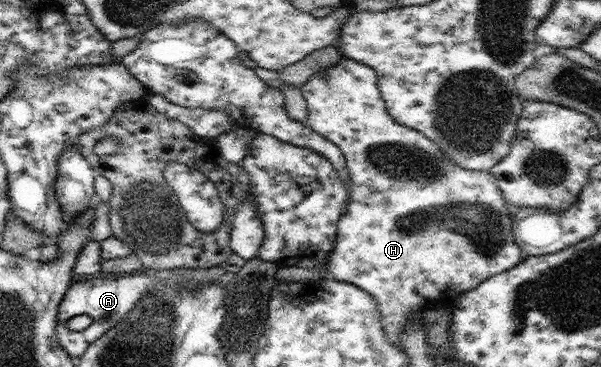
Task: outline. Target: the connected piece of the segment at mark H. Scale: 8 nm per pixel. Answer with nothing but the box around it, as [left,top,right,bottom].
[300,53,525,351]

